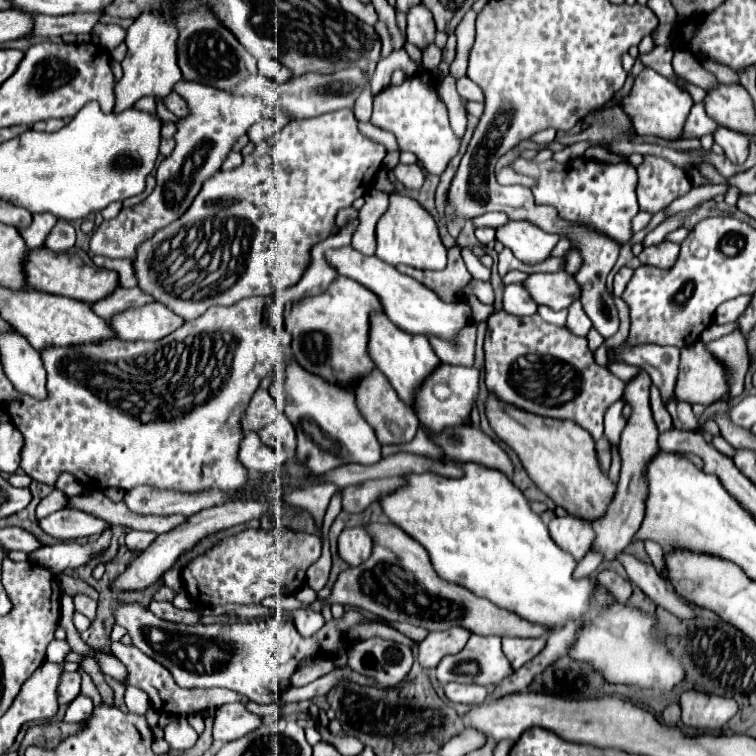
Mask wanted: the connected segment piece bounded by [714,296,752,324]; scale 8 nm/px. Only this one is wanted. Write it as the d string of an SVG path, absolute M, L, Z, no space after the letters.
M740 296L736 300L728 300L724 304L720 304L720 308L716 310L716 324L728 324L728 322L736 322L740 318L740 312L744 312L750 304L752 296Z

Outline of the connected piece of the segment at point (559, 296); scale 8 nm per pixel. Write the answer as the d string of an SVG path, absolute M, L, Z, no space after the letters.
M564 272L530 274L524 280L524 290L538 306L548 306L552 310L568 308L580 296L576 280L572 276L564 276Z

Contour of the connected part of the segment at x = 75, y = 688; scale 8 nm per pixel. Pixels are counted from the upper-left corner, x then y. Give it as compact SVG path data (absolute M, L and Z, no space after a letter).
M64 672L58 684L58 704L68 704L80 694L80 674L78 672Z

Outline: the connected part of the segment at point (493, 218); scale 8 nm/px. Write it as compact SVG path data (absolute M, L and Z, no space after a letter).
M492 212L492 214L484 214L480 218L472 218L472 224L478 228L478 226L500 226L500 224L506 224L508 218L502 214L502 212Z

